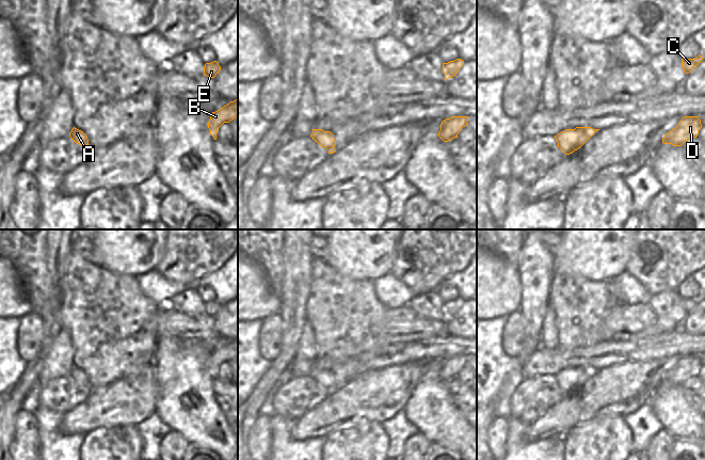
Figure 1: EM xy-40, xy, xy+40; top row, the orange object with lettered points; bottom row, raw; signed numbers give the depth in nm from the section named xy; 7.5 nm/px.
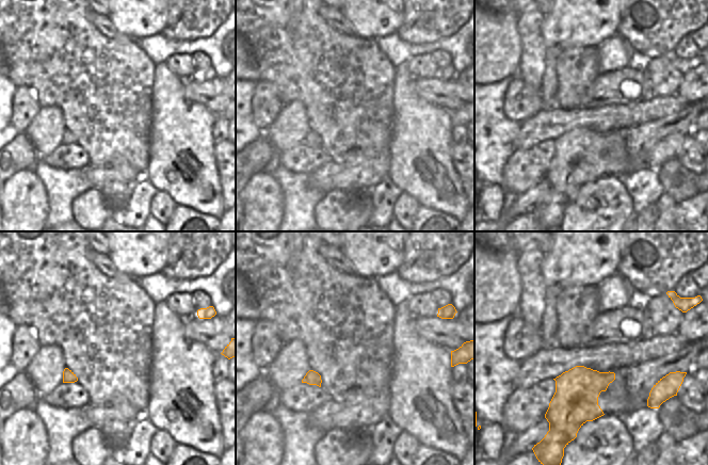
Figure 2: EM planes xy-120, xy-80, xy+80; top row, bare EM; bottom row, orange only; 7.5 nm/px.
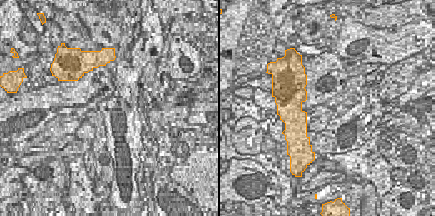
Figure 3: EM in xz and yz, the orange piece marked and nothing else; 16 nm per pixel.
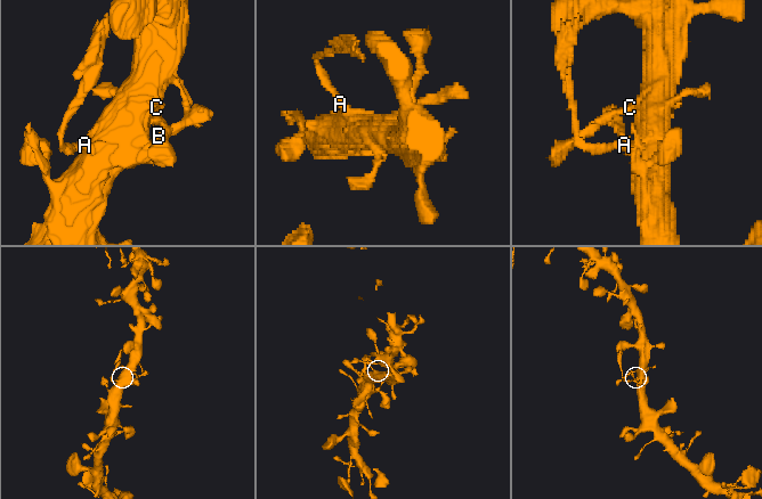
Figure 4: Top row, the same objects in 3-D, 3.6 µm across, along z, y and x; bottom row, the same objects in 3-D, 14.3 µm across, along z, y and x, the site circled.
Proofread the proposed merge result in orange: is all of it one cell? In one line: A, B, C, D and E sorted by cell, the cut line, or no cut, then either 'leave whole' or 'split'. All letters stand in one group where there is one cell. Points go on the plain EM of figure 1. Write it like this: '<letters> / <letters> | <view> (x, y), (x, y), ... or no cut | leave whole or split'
A / B C D E | xy+40 (587, 378), (566, 389), (561, 382), (558, 383) | split

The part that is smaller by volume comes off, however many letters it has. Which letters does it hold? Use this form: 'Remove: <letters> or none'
Remove: A

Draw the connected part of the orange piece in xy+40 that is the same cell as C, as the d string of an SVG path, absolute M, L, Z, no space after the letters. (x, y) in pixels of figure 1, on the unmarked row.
M699 294L695 298L682 298L682 307L686 313L692 311L703 299Z

